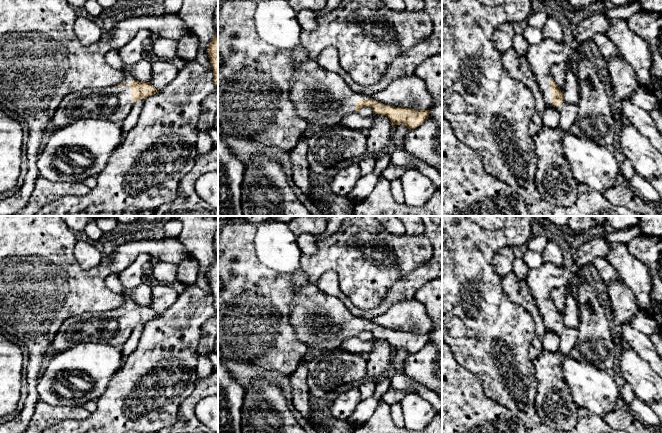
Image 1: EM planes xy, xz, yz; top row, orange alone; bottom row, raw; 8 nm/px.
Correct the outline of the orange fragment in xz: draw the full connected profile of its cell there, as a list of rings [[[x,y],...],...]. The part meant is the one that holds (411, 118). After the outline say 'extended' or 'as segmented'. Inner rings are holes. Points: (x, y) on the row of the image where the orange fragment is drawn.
[[[314,60],[297,63],[295,68],[298,73],[289,89],[290,100],[298,116],[309,123],[322,127],[340,124],[344,116],[363,107],[388,117],[392,125],[405,125],[409,130],[429,118],[429,110],[386,105],[351,90],[339,74],[327,71]]]; extended

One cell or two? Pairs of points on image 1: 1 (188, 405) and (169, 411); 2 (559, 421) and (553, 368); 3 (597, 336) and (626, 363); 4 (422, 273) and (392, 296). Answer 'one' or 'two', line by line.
1: two
2: one
3: two
4: one

